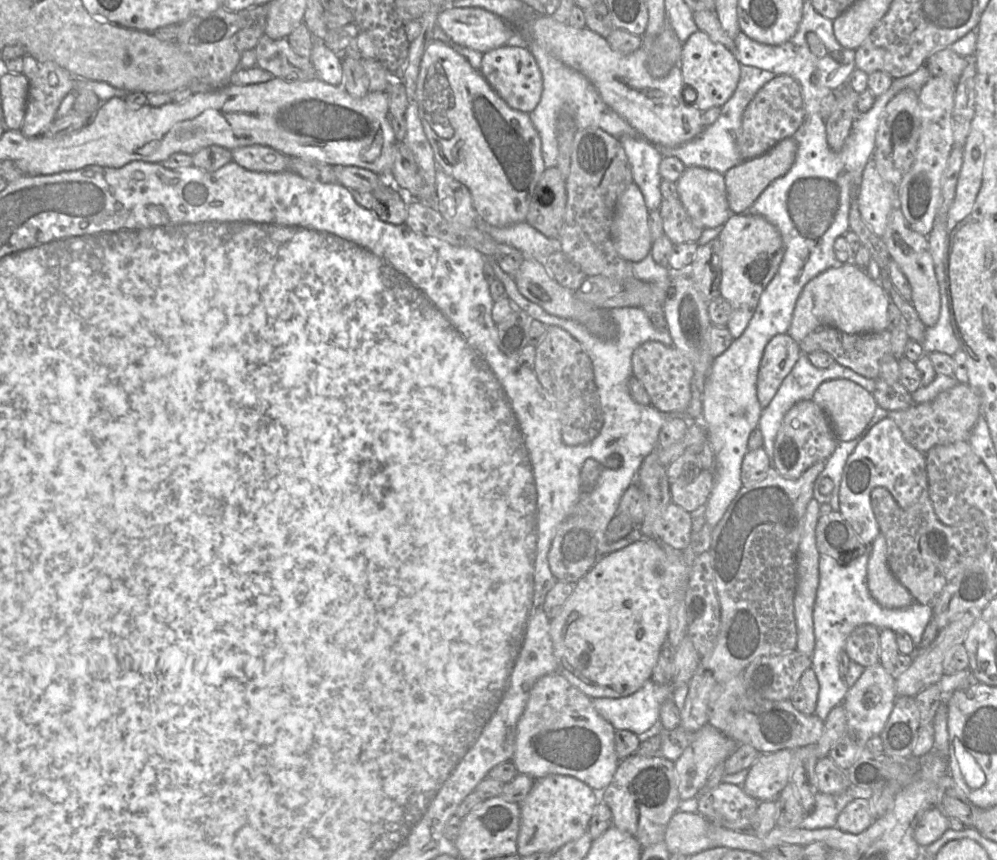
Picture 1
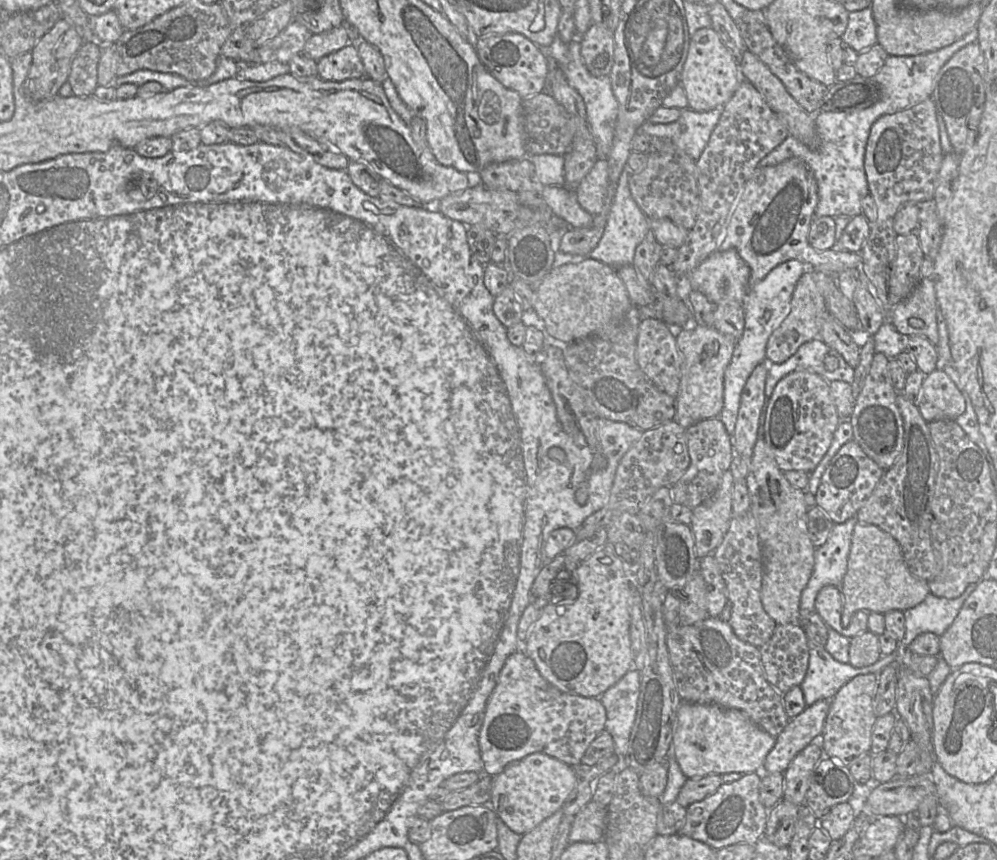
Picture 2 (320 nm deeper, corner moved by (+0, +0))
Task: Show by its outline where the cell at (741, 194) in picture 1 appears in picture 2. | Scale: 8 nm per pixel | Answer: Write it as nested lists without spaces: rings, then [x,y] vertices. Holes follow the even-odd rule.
[[[858,74],[844,82],[835,82],[828,88],[819,112],[856,112],[866,109],[875,104],[880,97],[878,84],[873,78],[865,78]]]

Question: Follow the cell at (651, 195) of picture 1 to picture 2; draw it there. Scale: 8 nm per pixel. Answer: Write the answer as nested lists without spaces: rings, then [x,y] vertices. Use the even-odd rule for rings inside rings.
[[[627,167],[621,173],[602,237],[597,246],[587,255],[589,258],[601,261],[616,270],[622,266],[633,264],[636,248],[650,230],[648,217],[631,196],[630,174]]]

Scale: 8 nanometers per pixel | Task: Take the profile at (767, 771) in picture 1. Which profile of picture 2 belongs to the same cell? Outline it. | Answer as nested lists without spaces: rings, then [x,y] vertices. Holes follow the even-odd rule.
[[[831,699],[818,700],[789,720],[763,763],[769,773],[784,773],[800,751],[822,737],[830,703]]]

